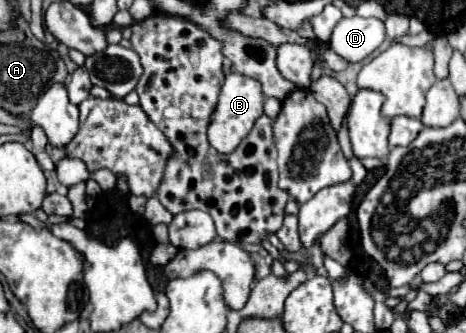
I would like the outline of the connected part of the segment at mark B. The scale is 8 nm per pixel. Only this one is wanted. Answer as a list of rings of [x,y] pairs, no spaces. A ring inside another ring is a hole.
[[[229,72],[225,76],[219,102],[211,114],[211,122],[207,128],[209,144],[221,154],[231,154],[241,144],[241,140],[251,132],[255,120],[263,114],[263,100],[265,96],[261,94],[261,86],[257,80],[237,74],[237,72]]]

